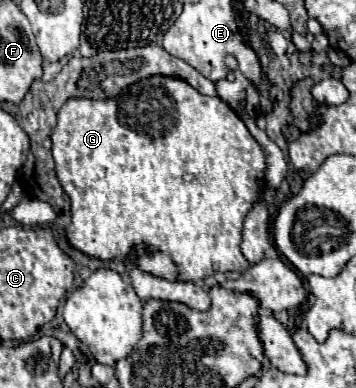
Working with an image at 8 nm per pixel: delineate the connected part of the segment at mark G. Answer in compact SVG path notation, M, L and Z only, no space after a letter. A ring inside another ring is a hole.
M148 76L140 82L124 88L114 98L104 100L92 100L92 98L70 98L58 112L58 122L52 132L52 154L56 160L56 178L60 180L64 192L70 198L70 224L66 226L66 240L72 248L80 250L82 254L98 260L122 260L124 264L134 264L142 272L164 278L164 280L178 280L178 282L200 282L212 274L232 272L232 270L246 270L248 262L244 262L244 256L240 252L240 230L244 216L260 196L260 190L264 186L264 168L266 160L262 154L262 148L248 132L242 118L220 98L210 98L194 90L188 82L174 76ZM144 244L146 250L142 254L136 254L134 250Z

